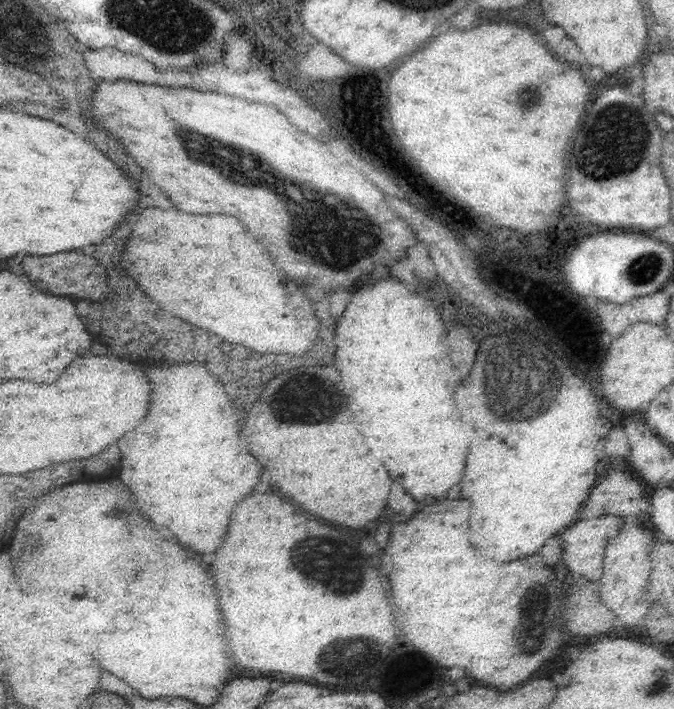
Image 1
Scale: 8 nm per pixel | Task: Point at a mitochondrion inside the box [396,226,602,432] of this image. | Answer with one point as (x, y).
(516, 380)

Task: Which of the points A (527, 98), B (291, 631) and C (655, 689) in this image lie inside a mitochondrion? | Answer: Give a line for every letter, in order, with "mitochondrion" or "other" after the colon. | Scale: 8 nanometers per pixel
A: mitochondrion
B: other
C: mitochondrion

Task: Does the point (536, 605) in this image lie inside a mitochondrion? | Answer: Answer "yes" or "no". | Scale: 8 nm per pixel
yes

